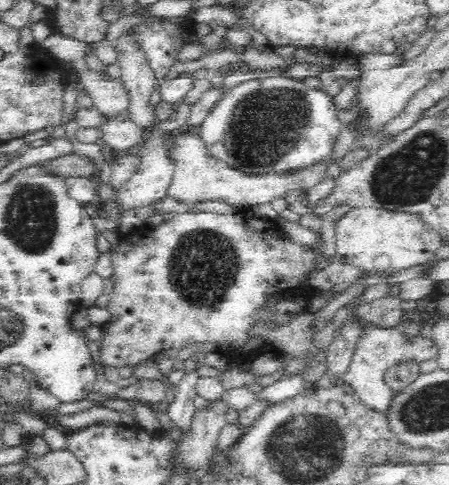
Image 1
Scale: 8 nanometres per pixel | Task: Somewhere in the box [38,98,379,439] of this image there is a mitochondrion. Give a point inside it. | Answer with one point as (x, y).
(204, 265)

